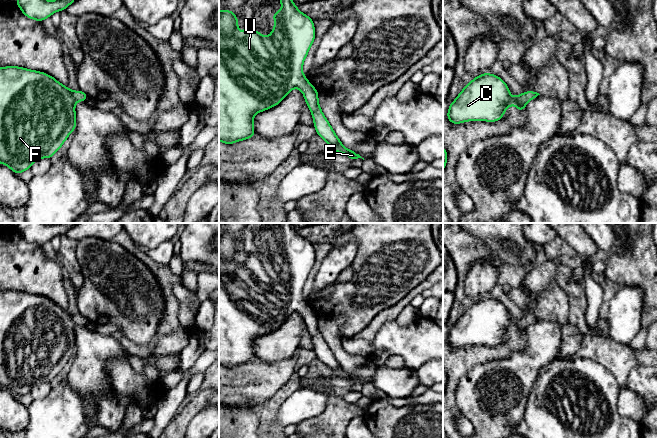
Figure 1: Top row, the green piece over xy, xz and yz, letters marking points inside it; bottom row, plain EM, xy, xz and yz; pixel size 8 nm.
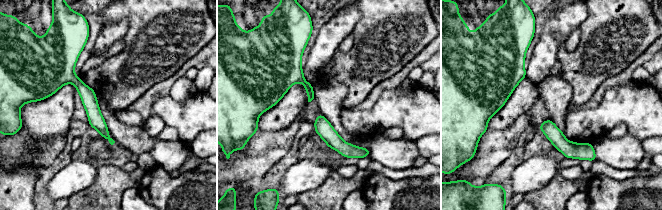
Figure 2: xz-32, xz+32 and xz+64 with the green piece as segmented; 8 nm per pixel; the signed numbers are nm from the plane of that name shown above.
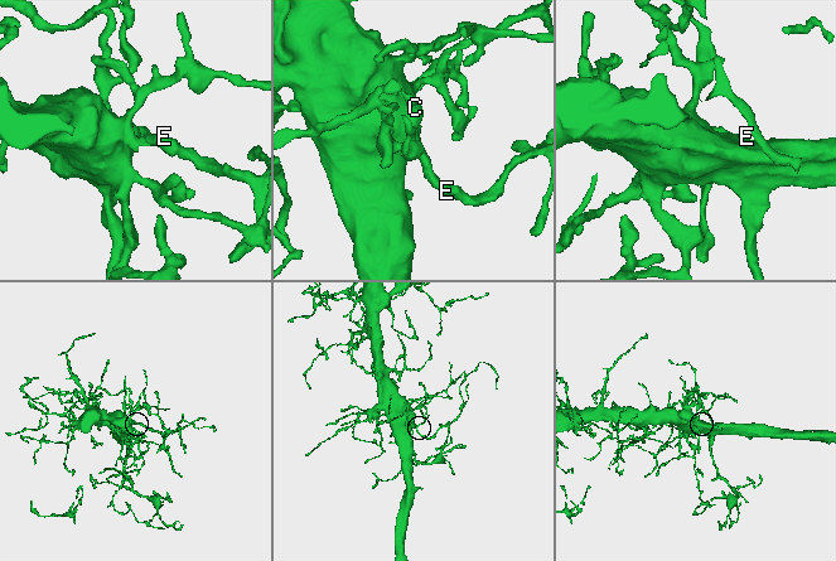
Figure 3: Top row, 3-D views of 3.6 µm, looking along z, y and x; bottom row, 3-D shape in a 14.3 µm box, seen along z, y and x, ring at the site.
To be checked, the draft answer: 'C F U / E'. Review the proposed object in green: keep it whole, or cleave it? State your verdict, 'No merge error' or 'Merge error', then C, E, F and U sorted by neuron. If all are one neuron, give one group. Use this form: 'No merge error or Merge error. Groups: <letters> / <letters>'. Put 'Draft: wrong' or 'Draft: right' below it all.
No merge error. Groups: C E F U
Draft: wrong

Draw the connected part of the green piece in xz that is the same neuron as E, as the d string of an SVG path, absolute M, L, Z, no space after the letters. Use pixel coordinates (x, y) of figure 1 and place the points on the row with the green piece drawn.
M292 0L280 2L282 9L272 14L275 25L266 39L259 31L249 28L238 33L234 12L219 10L219 141L233 144L253 137L254 115L278 105L292 89L299 88L312 113L317 134L332 151L345 154L350 160L362 158L340 142L322 113L317 89L303 74L304 60L315 40L313 20L301 13Z

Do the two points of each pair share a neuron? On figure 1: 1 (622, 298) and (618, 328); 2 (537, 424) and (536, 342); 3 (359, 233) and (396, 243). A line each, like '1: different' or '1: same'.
1: same
2: different
3: same

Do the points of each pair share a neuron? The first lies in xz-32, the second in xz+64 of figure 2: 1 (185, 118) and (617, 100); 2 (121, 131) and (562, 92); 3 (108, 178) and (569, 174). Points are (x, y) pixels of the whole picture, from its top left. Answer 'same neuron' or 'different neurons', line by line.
1: same neuron
2: same neuron
3: different neurons

